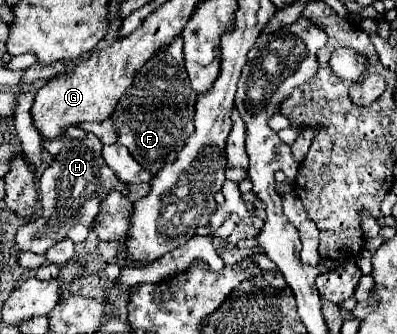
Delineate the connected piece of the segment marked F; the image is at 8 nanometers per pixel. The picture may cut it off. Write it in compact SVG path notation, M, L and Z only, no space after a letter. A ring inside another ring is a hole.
M178 33L172 43L158 49L156 55L152 55L152 59L148 59L148 63L136 71L132 85L124 91L116 111L110 117L120 133L116 143L128 147L132 157L146 171L150 171L152 177L156 177L166 163L176 159L186 139L194 133L192 119L196 93L192 91L190 79L186 75L182 45L182 33Z

